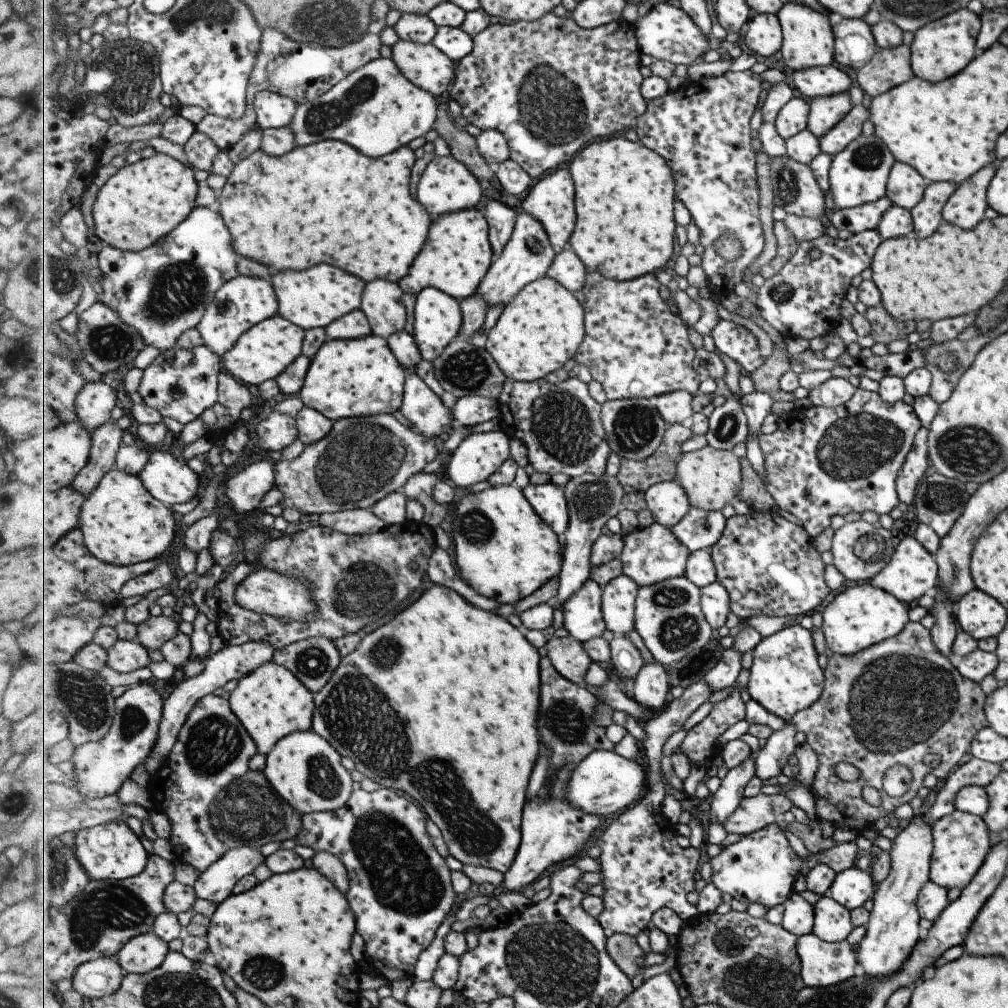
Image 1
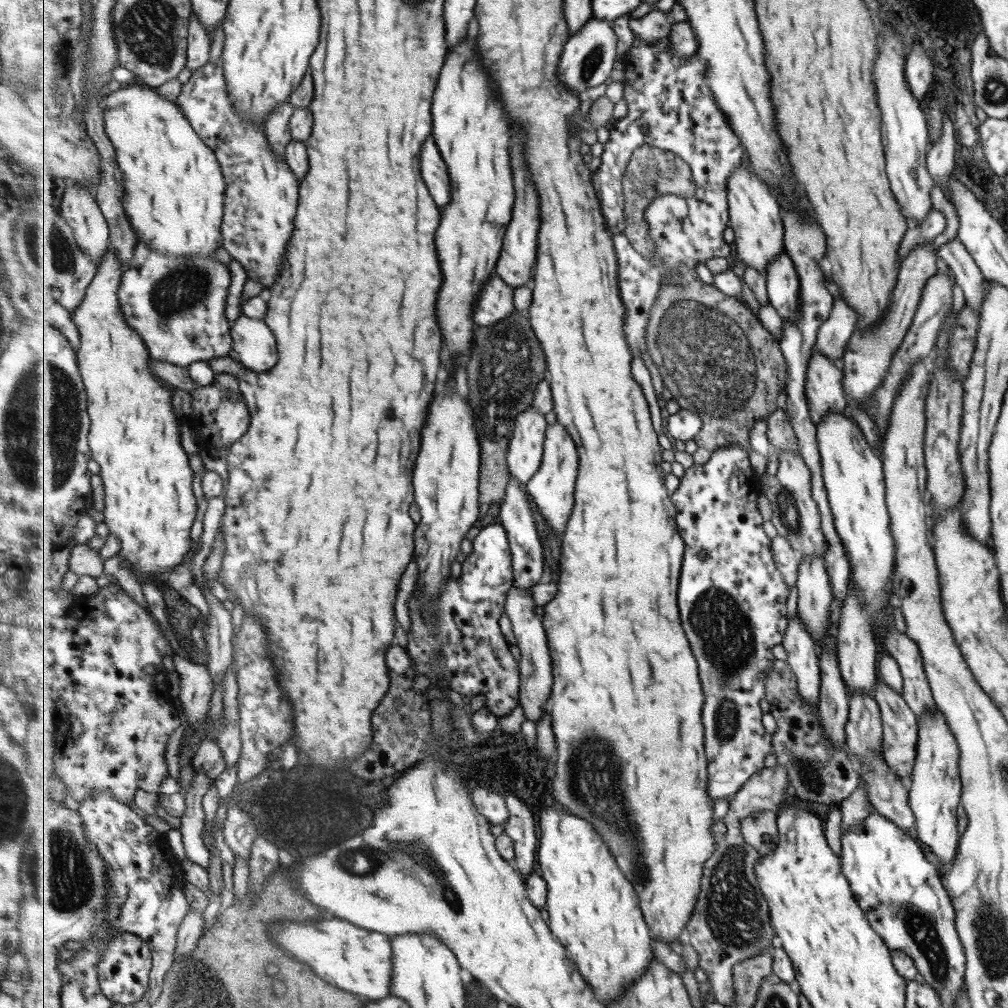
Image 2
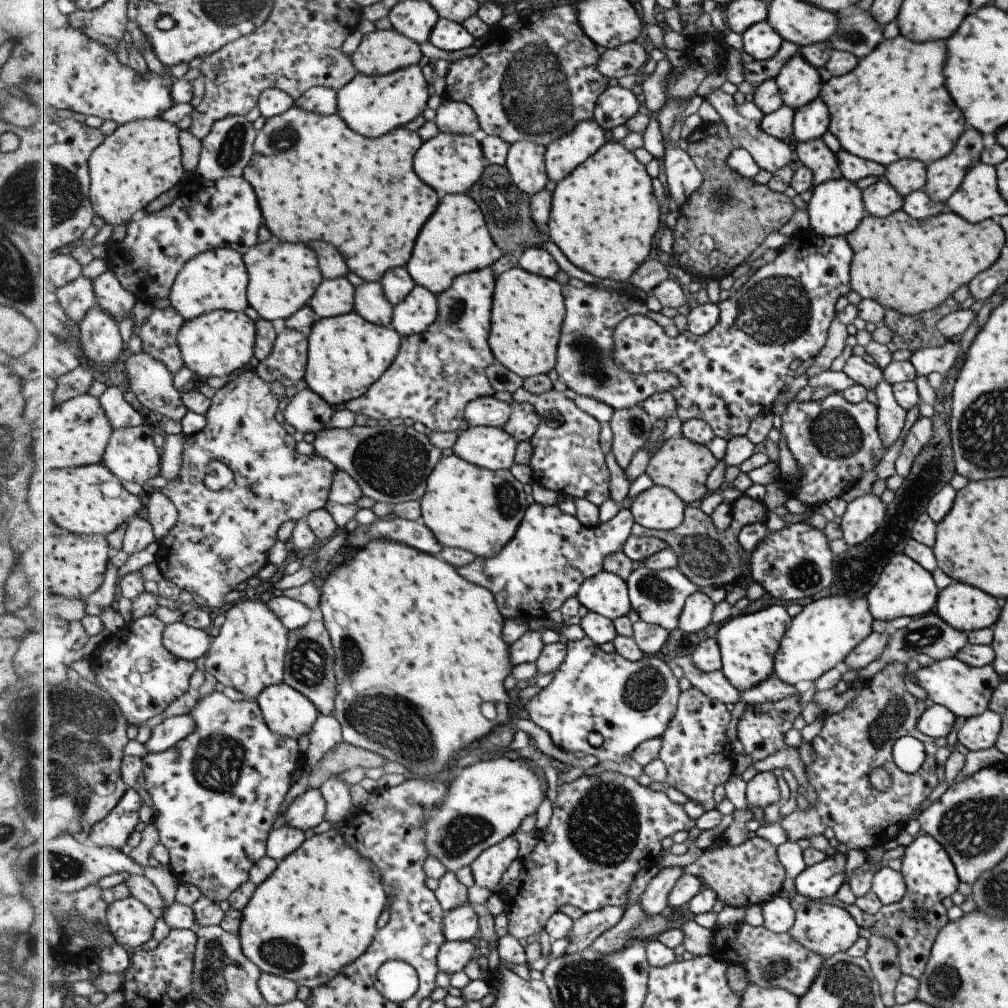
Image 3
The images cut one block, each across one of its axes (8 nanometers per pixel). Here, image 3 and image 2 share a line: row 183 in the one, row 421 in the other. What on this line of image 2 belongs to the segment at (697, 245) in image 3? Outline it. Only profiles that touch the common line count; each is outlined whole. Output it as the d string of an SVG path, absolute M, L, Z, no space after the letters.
M683 264L679 272L677 272L675 268L667 268L667 271L669 271L669 274L665 276L664 288L661 290L658 302L652 312L648 329L649 353L654 364L660 371L663 386L667 387L672 393L672 398L680 405L680 408L685 408L699 415L704 421L703 429L699 432L699 435L694 438L694 442L697 446L701 448L704 447L712 454L723 447L729 446L731 443L739 443L743 445L743 447L747 447L749 452L751 452L753 446L751 446L751 440L749 440L749 432L757 422L764 420L765 417L771 416L771 413L777 409L777 396L779 396L779 392L786 390L787 364L782 349L780 348L780 342L773 337L773 334L771 334L769 330L763 328L763 324L759 322L758 316L755 316L745 303L741 303L738 299L723 294L723 292L717 290L713 284L706 284L703 280L700 280L695 270L689 268L687 264Z

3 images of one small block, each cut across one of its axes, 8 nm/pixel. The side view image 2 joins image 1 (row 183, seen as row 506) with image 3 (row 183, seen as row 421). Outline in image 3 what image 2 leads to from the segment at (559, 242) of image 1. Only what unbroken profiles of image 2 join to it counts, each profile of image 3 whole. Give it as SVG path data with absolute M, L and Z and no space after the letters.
M594 119L577 124L572 132L547 147L549 179L561 183L608 142L608 132Z

